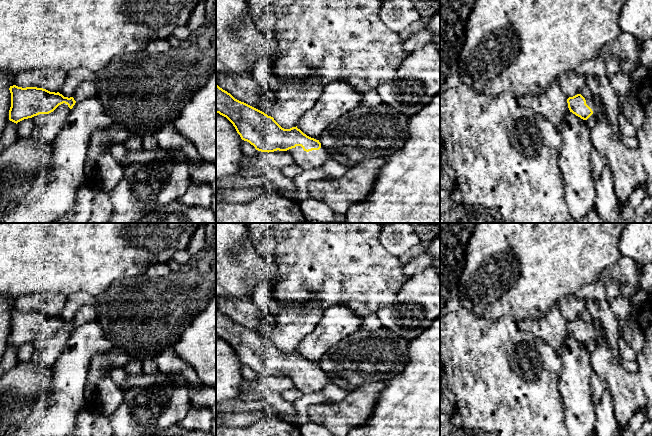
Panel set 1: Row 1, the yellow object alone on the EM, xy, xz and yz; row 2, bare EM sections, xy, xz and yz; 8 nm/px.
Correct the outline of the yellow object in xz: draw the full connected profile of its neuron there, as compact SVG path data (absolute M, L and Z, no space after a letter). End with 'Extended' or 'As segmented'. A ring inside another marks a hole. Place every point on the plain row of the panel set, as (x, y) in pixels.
M216 308L216 337L226 341L241 363L261 376L289 375L301 394L321 392L333 383L331 374L300 353L282 352L273 341L235 323Z. Extended

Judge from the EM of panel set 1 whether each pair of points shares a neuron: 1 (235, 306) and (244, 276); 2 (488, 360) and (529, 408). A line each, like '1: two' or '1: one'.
1: two
2: one

